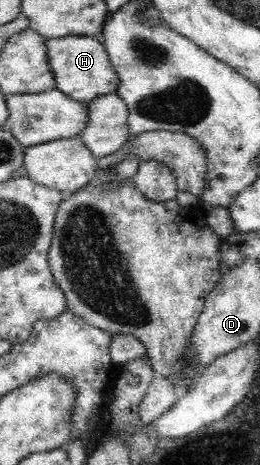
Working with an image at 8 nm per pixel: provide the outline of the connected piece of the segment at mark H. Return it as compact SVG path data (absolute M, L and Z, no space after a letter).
M67 35L61 38L44 38L46 55L55 79L55 89L77 102L93 100L96 96L115 93L118 76L110 63L106 48L97 38Z

